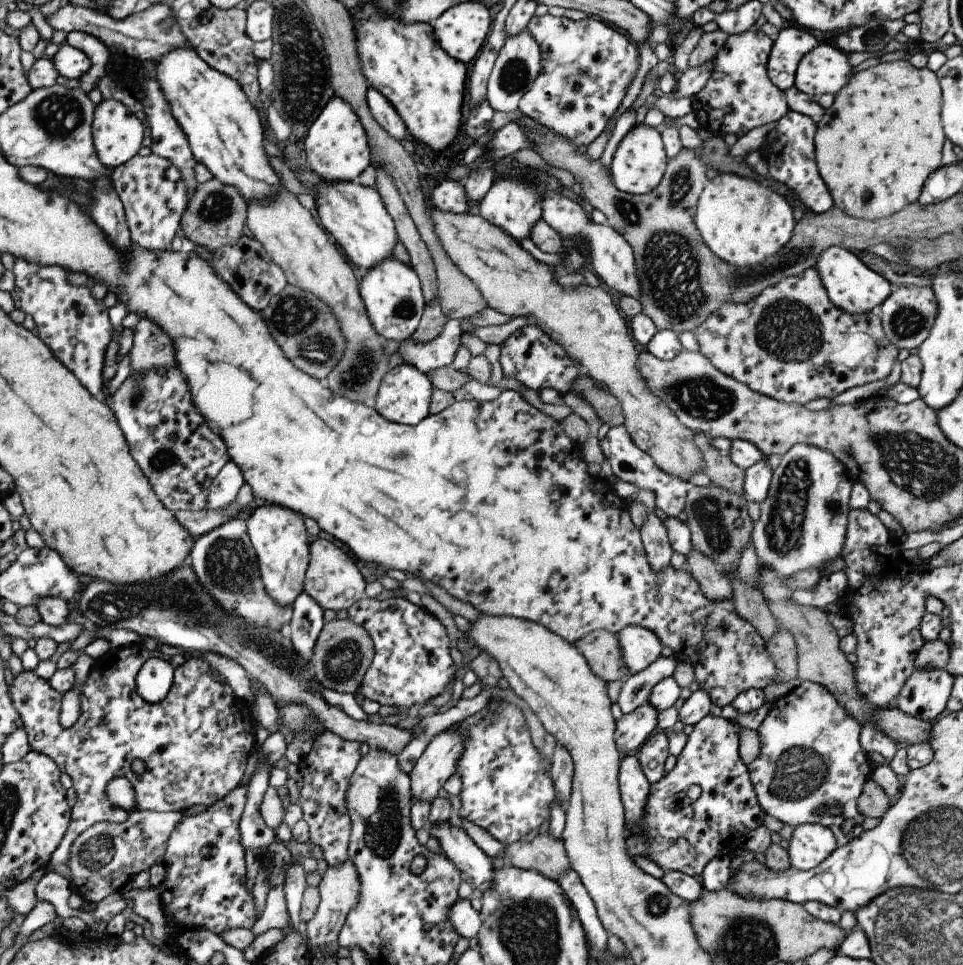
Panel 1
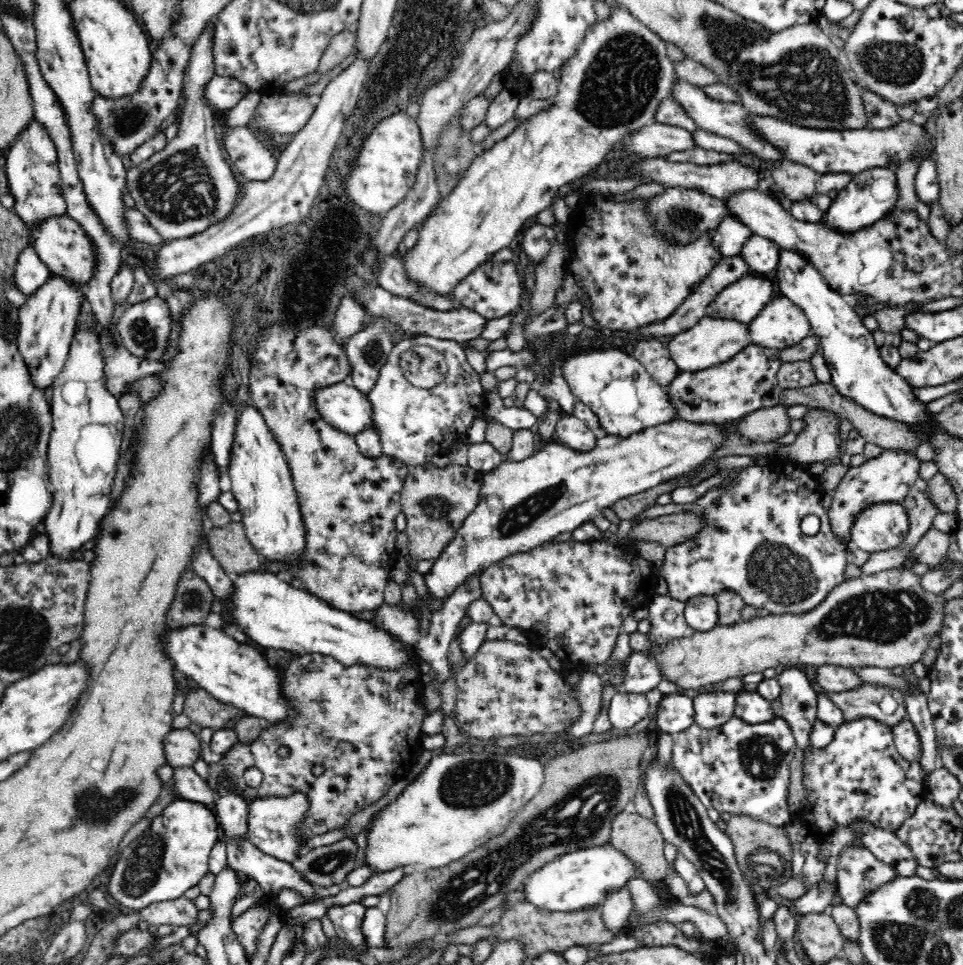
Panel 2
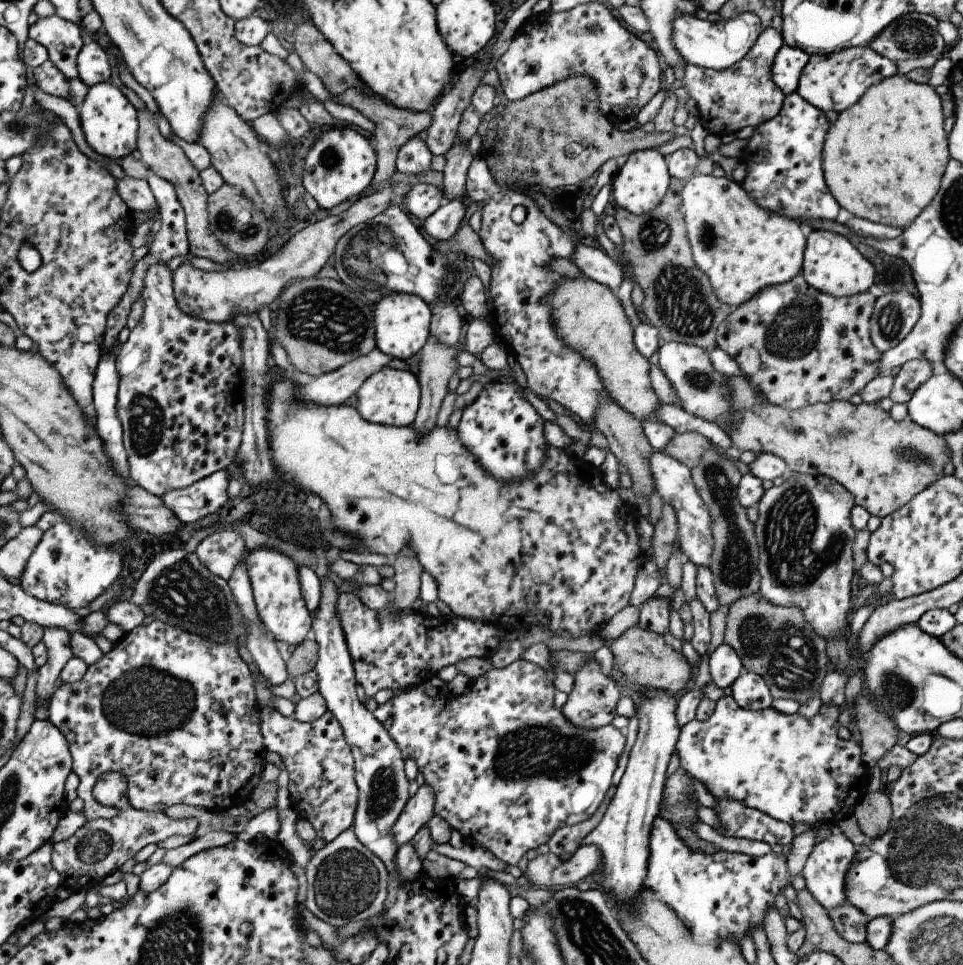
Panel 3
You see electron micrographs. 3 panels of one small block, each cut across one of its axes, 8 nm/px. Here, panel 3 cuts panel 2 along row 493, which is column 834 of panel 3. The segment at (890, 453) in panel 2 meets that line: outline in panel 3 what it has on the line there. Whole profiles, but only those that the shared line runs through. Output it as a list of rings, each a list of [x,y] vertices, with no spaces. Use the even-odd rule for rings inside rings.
[[[839,830],[814,848],[803,869],[807,892],[824,909],[834,909],[848,904],[845,883],[858,848]]]

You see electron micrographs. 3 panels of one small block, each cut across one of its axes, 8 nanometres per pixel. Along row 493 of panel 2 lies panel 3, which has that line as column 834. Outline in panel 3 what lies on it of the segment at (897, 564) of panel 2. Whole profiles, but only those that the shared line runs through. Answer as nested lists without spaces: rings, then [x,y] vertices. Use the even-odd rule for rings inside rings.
[[[849,903],[834,909],[828,909],[827,914],[832,920],[834,929],[850,943],[865,943],[867,925],[870,922],[862,910]]]

